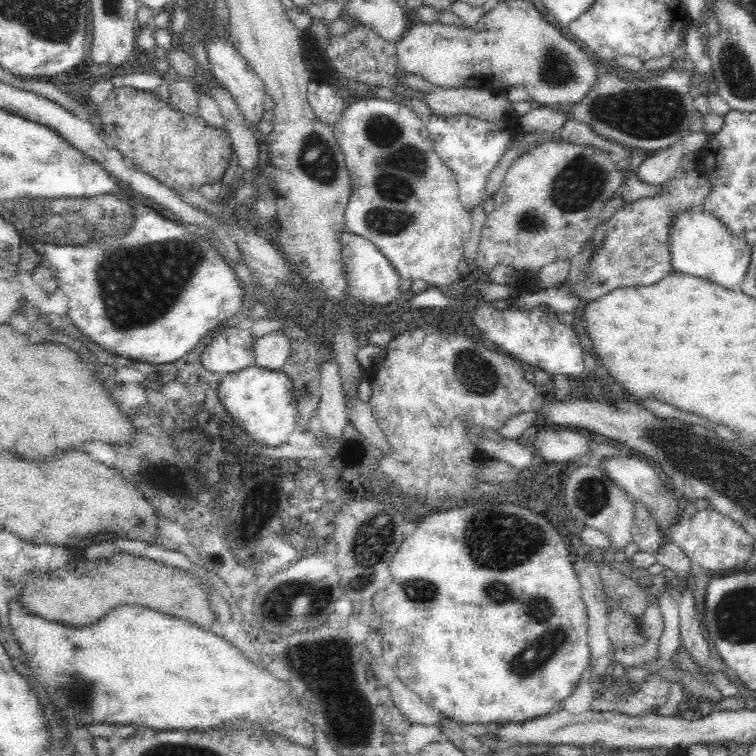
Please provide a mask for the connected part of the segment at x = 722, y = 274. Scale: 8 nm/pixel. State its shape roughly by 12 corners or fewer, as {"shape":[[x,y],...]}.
{"shape":[[702,208],[676,214],[676,272],[728,290],[752,254],[742,237]]}

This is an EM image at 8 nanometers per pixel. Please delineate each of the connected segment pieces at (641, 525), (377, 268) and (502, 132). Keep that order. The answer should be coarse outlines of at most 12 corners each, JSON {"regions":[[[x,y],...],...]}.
{"regions":[[[634,501],[631,542],[638,551],[656,552],[666,536],[651,514]],[[337,236],[347,292],[364,304],[396,298],[398,273],[363,236]],[[432,114],[425,125],[462,205],[484,198],[510,126]]]}

